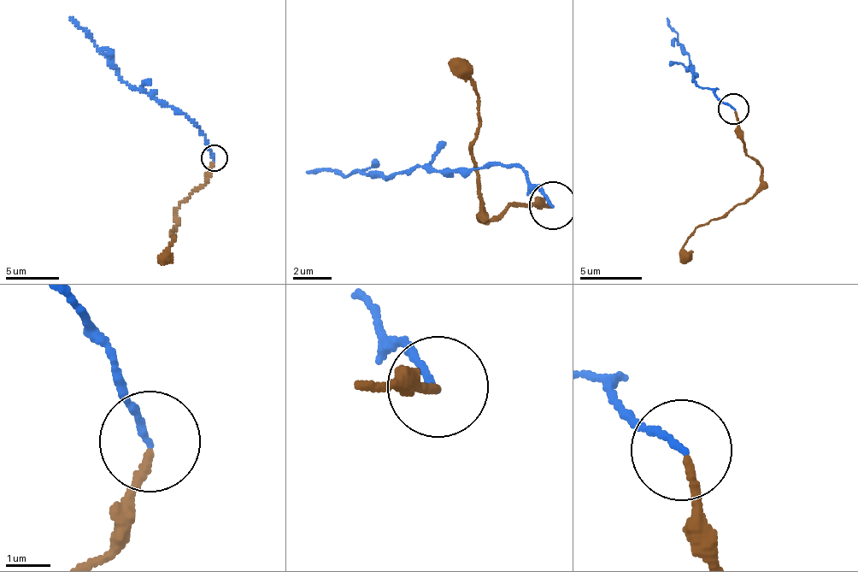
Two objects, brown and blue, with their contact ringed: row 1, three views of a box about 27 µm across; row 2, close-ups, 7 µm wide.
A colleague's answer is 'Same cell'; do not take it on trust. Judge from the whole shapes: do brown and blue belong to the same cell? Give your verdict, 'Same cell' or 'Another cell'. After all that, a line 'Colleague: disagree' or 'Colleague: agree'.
Another cell
Colleague: disagree

